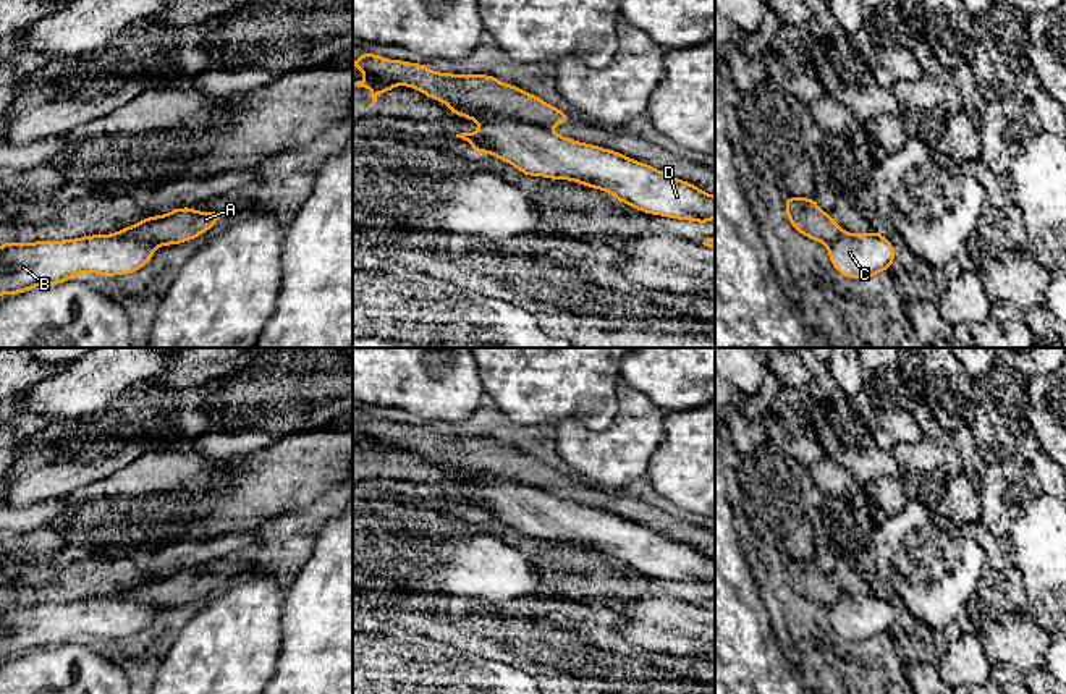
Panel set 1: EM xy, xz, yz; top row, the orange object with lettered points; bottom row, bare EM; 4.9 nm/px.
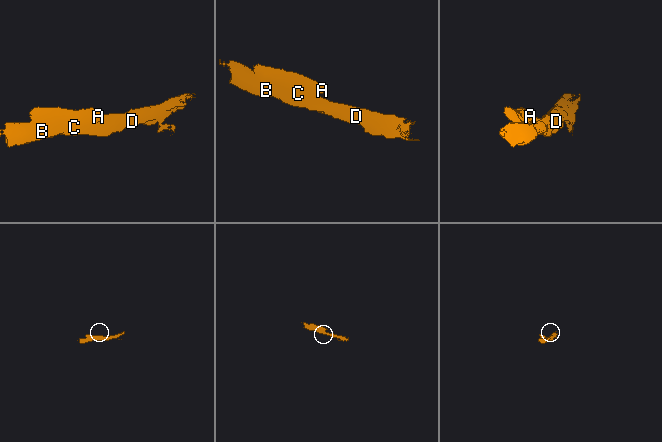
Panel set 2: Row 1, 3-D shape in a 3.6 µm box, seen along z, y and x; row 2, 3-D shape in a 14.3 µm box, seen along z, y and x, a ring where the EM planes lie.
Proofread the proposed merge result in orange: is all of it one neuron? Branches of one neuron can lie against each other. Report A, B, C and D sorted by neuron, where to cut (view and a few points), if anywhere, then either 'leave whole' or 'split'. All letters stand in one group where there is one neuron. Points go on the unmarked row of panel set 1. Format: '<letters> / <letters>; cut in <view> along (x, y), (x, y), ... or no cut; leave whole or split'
A / B C D; cut in xz along (444, 463), (473, 471), (511, 476), (547, 490); split

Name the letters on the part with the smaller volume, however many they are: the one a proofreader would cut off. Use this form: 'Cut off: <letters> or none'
Cut off: A

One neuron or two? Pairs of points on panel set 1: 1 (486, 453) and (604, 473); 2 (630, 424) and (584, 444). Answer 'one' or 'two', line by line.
1: two
2: one

